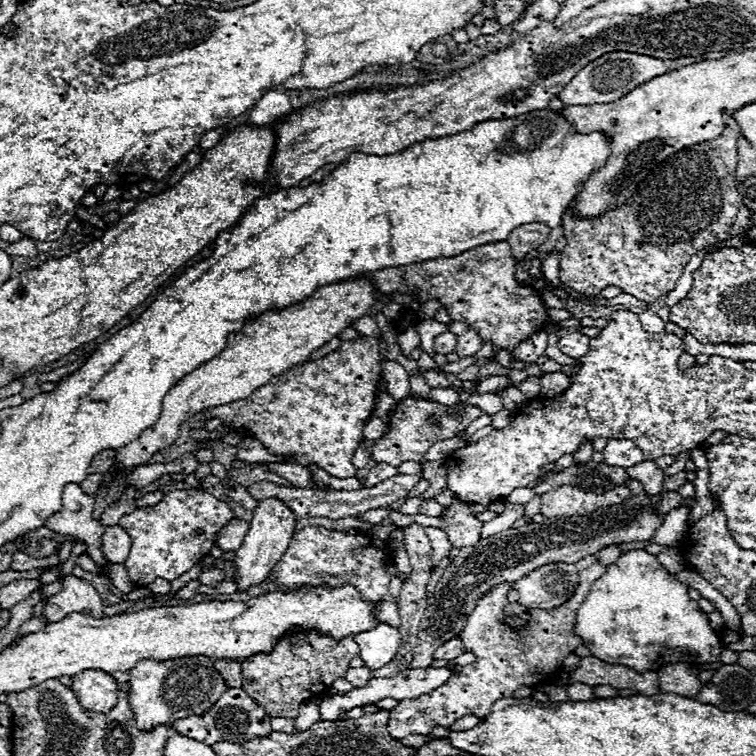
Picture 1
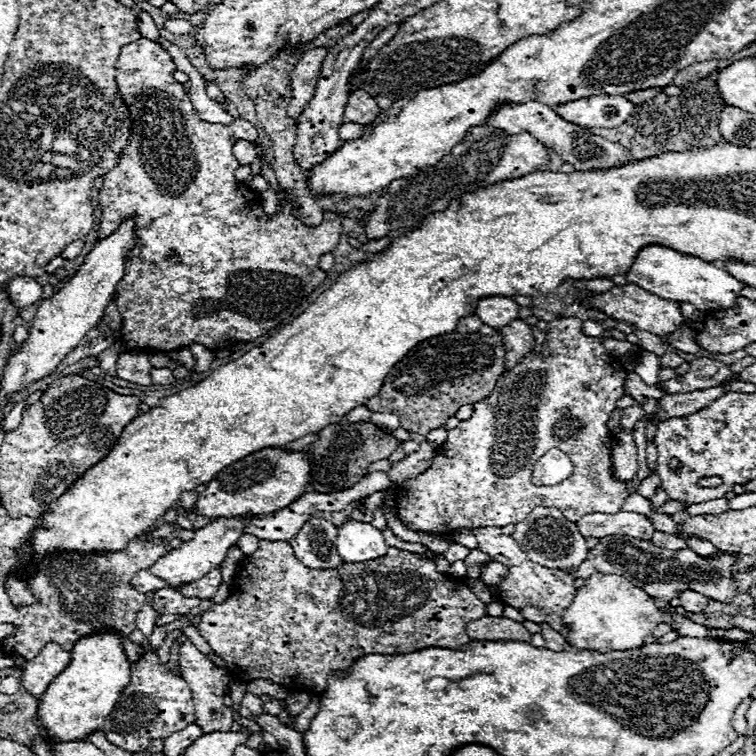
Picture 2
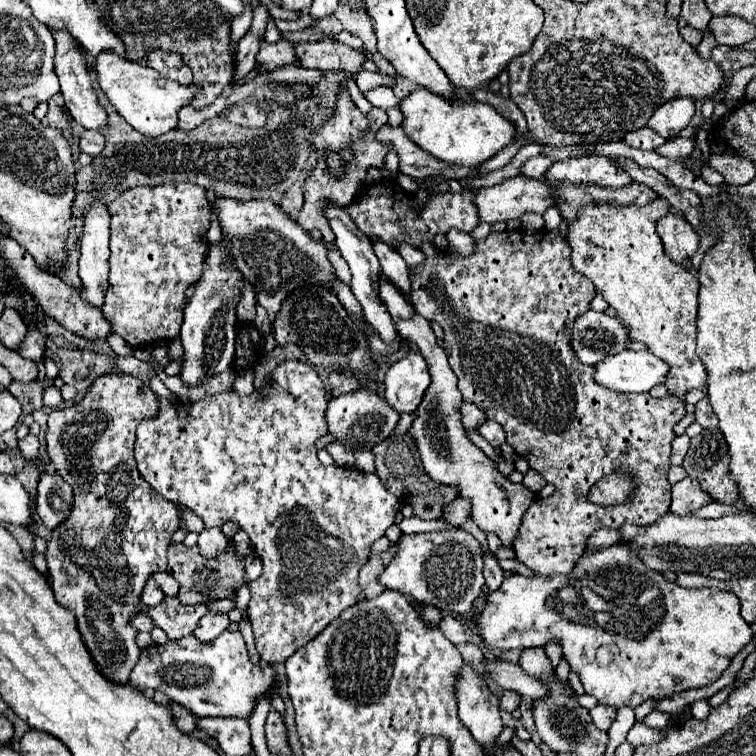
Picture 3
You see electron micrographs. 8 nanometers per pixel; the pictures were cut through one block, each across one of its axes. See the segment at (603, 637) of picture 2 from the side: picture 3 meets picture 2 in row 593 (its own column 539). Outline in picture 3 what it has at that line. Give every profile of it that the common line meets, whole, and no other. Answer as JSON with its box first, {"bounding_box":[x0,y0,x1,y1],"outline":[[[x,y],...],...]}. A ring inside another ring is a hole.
{"bounding_box":[476,544,752,708],"outline":[[[624,544],[584,554],[566,576],[526,578],[512,574],[504,578],[500,588],[488,594],[476,630],[480,640],[494,650],[546,646],[552,638],[560,638],[564,656],[570,668],[580,674],[586,694],[616,708],[636,708],[648,698],[666,698],[680,690],[712,684],[752,638],[734,594],[710,588],[686,590],[668,582],[662,574],[648,570]]]}

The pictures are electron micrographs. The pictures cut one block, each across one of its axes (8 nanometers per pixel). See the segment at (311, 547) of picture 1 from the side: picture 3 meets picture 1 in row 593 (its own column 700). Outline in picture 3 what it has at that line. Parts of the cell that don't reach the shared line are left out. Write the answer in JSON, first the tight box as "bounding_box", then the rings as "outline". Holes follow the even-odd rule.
{"bounding_box":[568,198,708,402],"outline":[[[658,198],[646,206],[626,206],[616,208],[608,206],[586,206],[578,210],[578,220],[570,224],[568,244],[572,248],[572,266],[592,280],[596,292],[608,302],[610,308],[616,310],[616,318],[624,328],[628,328],[628,336],[636,342],[646,344],[646,350],[658,356],[668,364],[668,378],[664,386],[670,396],[676,396],[684,402],[686,394],[694,388],[704,388],[708,374],[704,364],[700,362],[696,350],[696,314],[698,314],[698,290],[700,282],[692,268],[682,266],[666,258],[662,250],[660,236],[656,234],[656,222],[660,216],[668,214],[668,200]]]}

